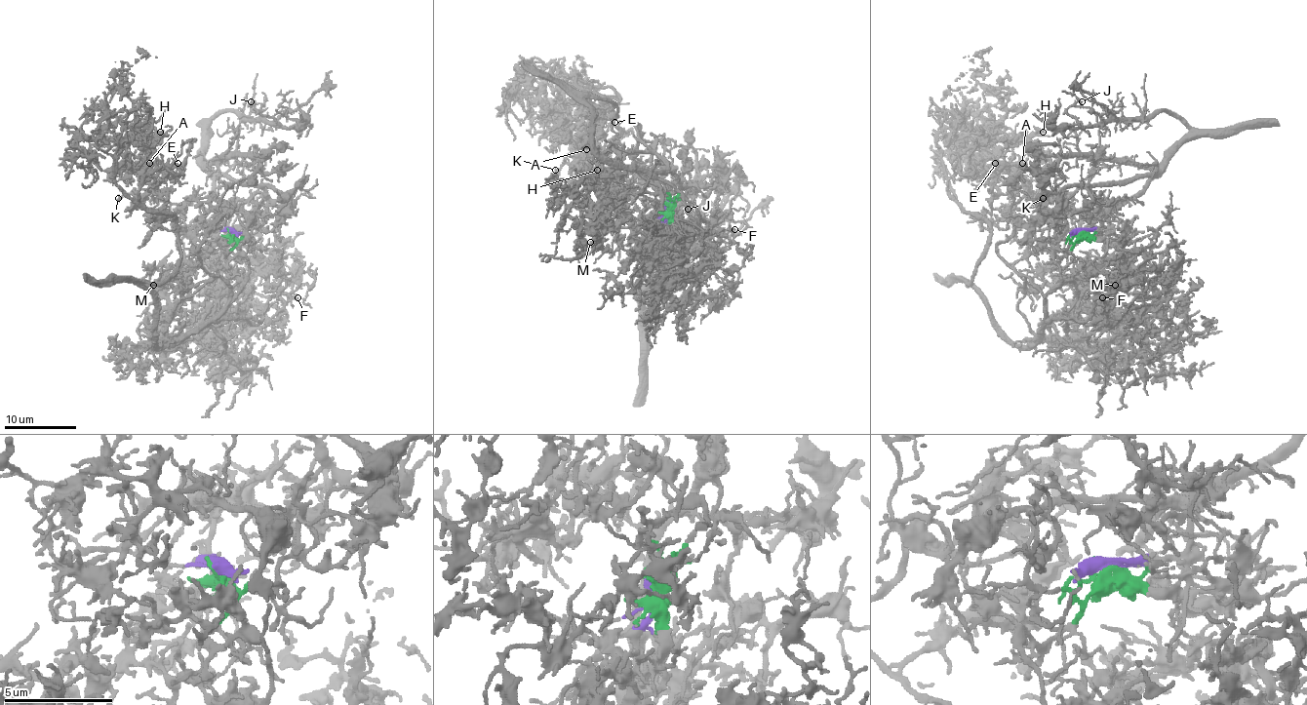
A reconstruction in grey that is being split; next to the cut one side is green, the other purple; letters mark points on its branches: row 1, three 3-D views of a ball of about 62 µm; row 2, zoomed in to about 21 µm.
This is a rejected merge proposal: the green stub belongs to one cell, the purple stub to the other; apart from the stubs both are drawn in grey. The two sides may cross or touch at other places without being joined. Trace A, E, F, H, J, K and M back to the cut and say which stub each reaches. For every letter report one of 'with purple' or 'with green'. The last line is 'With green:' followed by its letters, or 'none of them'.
A: with green
E: with green
F: with green
H: with green
J: with purple
K: with green
M: with green
With green: A, E, F, H, K, M

